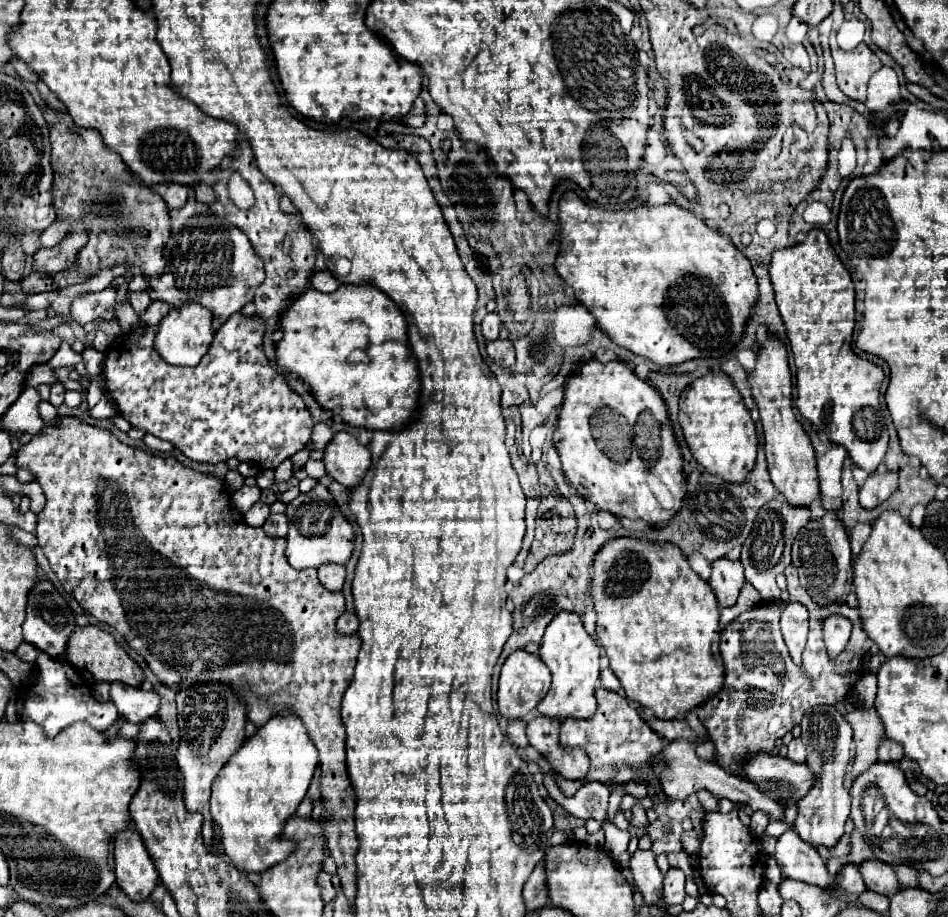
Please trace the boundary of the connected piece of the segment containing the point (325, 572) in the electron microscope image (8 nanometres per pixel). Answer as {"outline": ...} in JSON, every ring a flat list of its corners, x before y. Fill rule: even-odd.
{"outline":[[322,564,318,566,318,580,328,588,328,590,342,590,346,572,344,566,340,564]]}

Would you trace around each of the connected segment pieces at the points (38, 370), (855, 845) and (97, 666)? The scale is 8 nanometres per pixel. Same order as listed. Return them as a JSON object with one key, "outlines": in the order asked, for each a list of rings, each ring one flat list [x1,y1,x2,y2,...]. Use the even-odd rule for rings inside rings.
{"outlines":[[[44,364,44,366,32,366,30,368,30,372,28,372,28,376,26,376,26,386,38,386,40,382,44,382,44,384,52,384,52,382,56,382,58,378,54,376,54,372,52,372,52,368,48,366,48,364]],[[854,830,854,832,850,834,850,846,852,846,852,850,850,850,848,858,850,858,854,864,860,864,860,860,872,858,872,850,870,850,870,846,866,844,864,836,862,836,858,830]],[[76,626,68,638,68,646,66,646,64,656,72,666,90,670,98,682,118,680,118,682,124,682,130,686,140,686,144,680,142,668,126,654,126,650,114,640,114,636,110,632,104,632,98,626,82,626,82,628]]]}

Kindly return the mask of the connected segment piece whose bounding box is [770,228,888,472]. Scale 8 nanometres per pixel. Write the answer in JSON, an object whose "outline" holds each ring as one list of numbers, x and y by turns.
{"outline":[[812,228,802,244,794,244,772,254,770,278,796,364,796,406,800,414,810,420,820,432,824,432,830,442,844,446,854,464,858,464,866,472,874,472,884,460,888,448,888,430,884,426,884,416,880,416,880,386,884,382,884,370,852,350,854,286,848,270,836,258,824,230]]}

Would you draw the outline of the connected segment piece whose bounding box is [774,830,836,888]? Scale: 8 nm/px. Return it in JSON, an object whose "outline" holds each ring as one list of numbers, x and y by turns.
{"outline":[[786,830,778,838,774,858,786,878,814,884,820,888,832,886,836,882,834,876,828,876,826,862,818,856,816,848,800,840,794,830]]}

